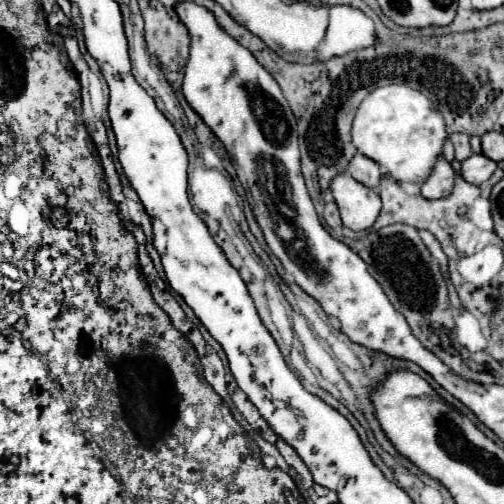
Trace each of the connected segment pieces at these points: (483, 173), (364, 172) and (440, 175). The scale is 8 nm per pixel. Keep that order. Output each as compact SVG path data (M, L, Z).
M473 154L469 156L465 162L463 162L463 168L461 168L461 176L469 182L469 184L483 184L485 180L489 180L489 176L495 172L497 168L497 162L489 160L487 156L483 154Z
M355 154L351 158L351 162L349 162L349 174L355 180L359 180L361 184L369 186L369 188L377 188L379 180L383 176L381 168L373 160L369 160L367 156L363 156L363 154Z
M439 156L429 180L421 186L421 194L427 200L447 198L453 190L453 182L455 182L455 170L443 156Z

